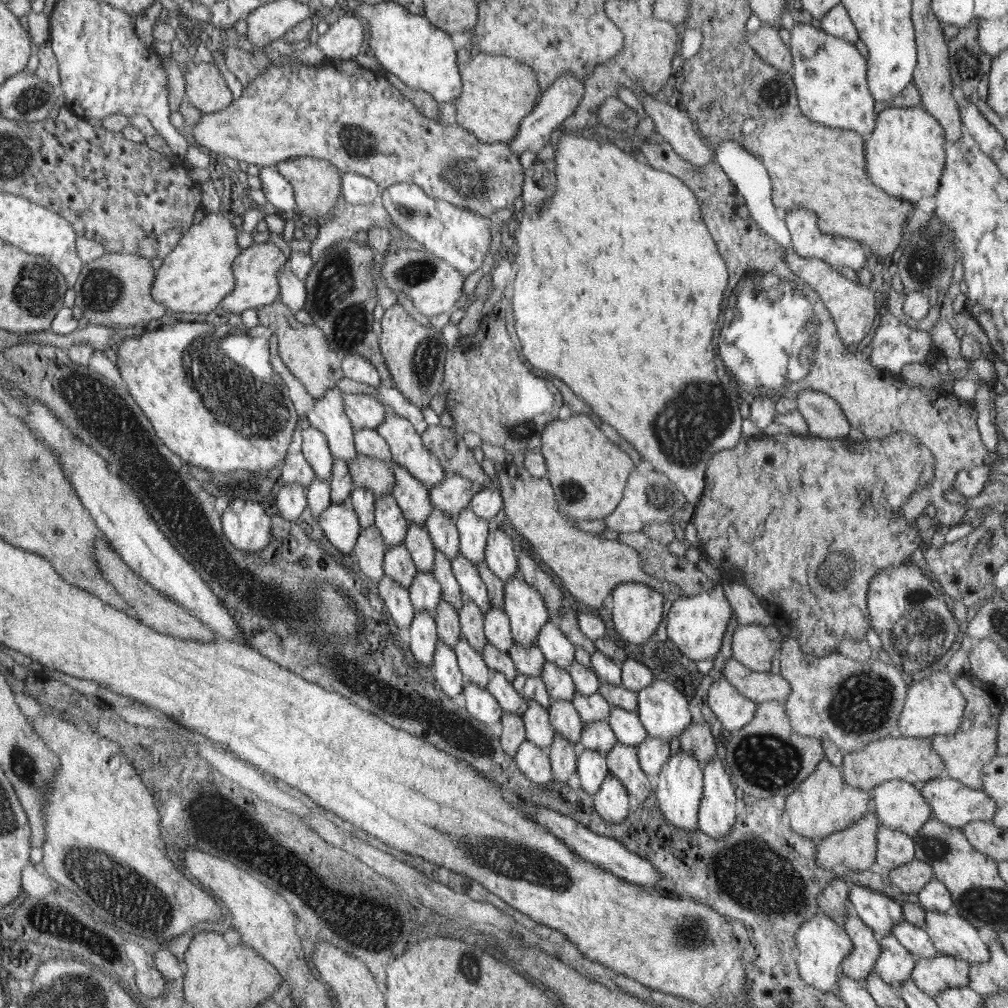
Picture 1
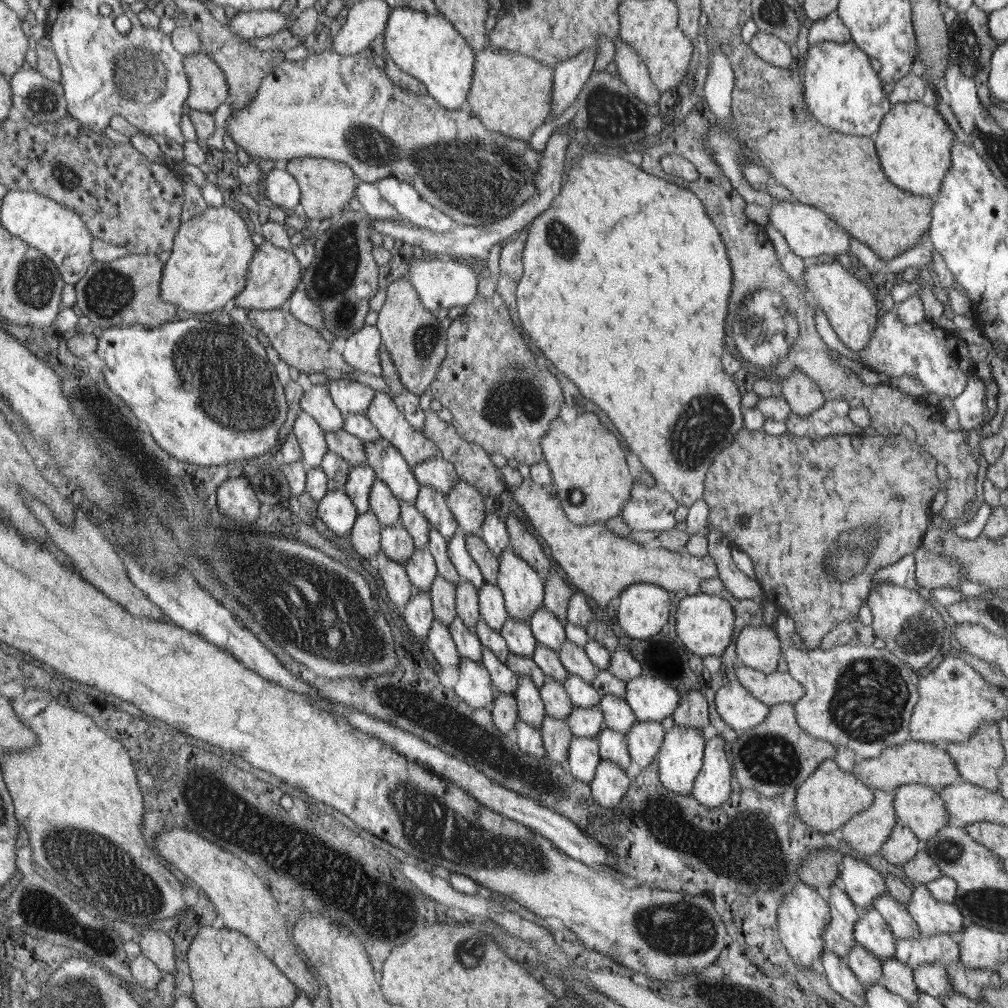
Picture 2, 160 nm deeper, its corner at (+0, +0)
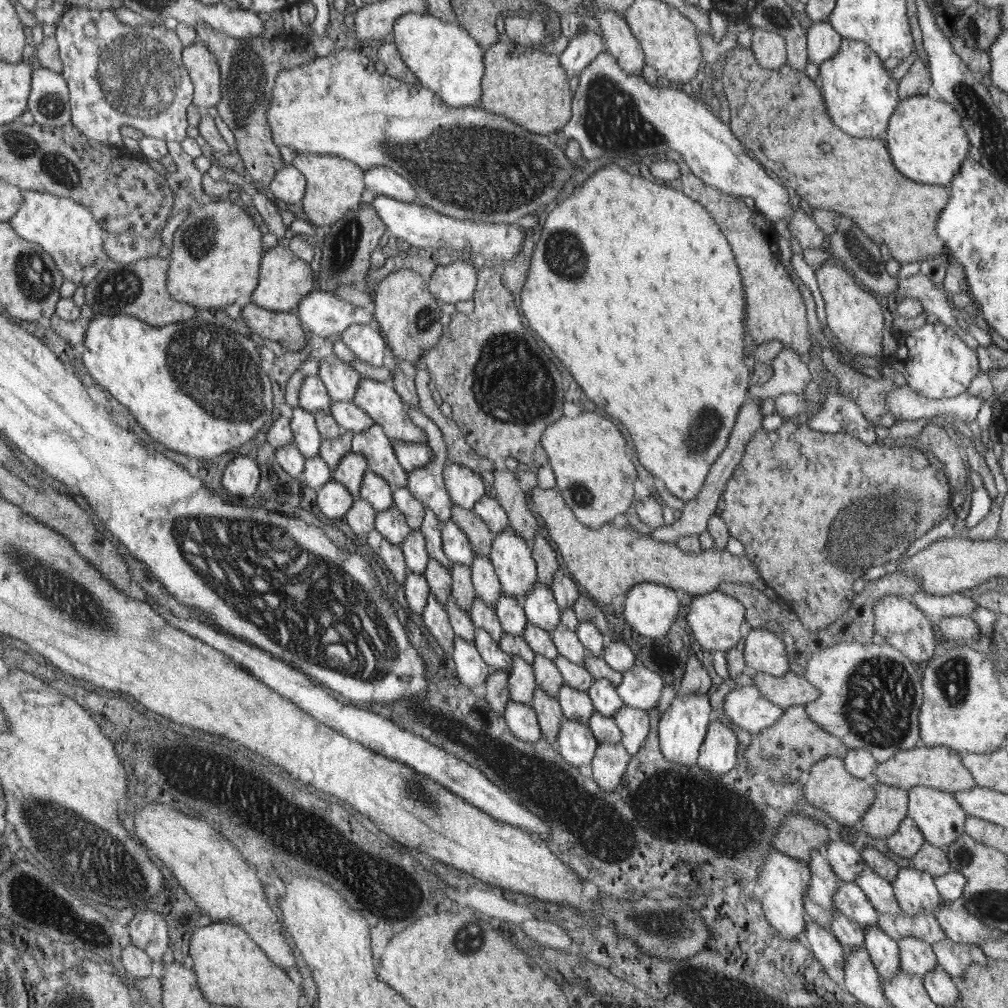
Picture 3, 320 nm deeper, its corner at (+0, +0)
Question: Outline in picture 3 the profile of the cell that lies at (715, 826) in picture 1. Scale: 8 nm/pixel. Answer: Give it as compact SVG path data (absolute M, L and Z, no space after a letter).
M716 719L708 726L708 734L700 746L697 764L706 770L712 770L716 774L732 770L736 764L736 752L738 752L738 738L736 734Z

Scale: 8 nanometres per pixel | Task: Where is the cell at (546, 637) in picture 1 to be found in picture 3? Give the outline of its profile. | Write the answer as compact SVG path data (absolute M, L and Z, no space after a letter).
M534 584L528 596L522 601L528 622L551 633L561 622L561 608L555 602L551 590L542 584Z

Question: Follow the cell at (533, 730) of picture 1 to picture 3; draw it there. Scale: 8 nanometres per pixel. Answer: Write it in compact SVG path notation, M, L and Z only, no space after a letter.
M514 656L512 660L512 670L508 673L509 679L507 680L510 698L531 706L537 687L533 667L528 662L524 662L520 656Z

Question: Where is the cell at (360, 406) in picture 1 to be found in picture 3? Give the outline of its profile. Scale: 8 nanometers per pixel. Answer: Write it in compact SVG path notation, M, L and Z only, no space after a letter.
M335 354L320 359L317 375L327 388L332 401L352 401L362 382L360 372Z

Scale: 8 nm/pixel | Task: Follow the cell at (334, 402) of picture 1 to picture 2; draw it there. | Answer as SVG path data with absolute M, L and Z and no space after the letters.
M318 383L312 385L308 392L304 391L299 406L318 421L324 432L337 431L344 426L344 415L333 403L326 384Z

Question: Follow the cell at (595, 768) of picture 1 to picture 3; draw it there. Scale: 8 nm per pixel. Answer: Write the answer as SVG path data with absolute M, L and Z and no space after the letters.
M566 718L561 720L556 748L572 766L579 768L590 764L597 746L598 741L588 724Z

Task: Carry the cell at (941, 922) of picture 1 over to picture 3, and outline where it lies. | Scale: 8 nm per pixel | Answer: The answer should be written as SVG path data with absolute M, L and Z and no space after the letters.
M912 866L899 867L896 878L891 882L897 903L907 915L917 915L920 911L937 911L942 900L934 877Z

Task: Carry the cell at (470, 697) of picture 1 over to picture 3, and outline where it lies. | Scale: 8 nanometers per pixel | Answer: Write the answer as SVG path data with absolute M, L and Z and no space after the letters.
M455 637L451 658L456 664L457 677L469 688L485 682L492 672L475 645L465 638Z

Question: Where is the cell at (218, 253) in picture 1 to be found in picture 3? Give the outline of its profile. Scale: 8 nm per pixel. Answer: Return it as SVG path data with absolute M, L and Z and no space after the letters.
M220 198L206 199L192 207L172 235L167 288L176 300L193 304L197 310L243 302L259 284L258 268L261 268L262 252L262 232L242 207L233 202L220 202Z

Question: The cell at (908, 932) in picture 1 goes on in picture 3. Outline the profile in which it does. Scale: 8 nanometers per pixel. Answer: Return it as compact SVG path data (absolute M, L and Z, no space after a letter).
M864 865L864 868L857 874L855 883L865 892L868 900L878 912L895 915L902 913L892 885L884 877L877 875L868 865Z

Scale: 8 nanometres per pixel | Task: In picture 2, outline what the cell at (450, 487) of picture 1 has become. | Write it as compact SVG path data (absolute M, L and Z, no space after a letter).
M440 453L419 462L413 468L413 473L420 485L429 484L444 496L447 496L450 489L460 480L455 466Z

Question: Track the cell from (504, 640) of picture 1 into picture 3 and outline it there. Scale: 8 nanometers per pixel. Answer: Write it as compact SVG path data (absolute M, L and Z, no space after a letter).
M478 554L474 555L471 579L476 597L484 600L488 606L494 606L496 608L502 588L498 575L495 573L495 569L489 558L478 556Z

